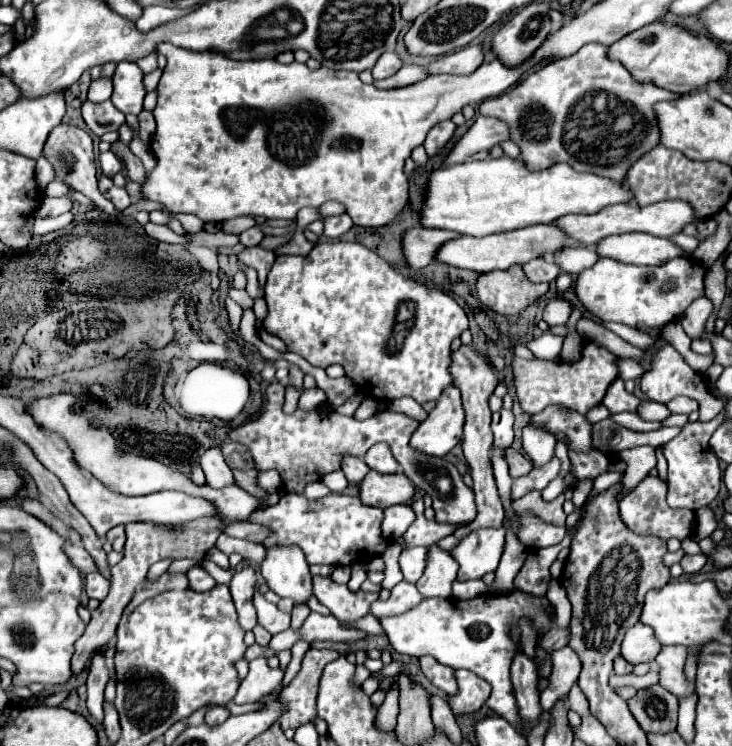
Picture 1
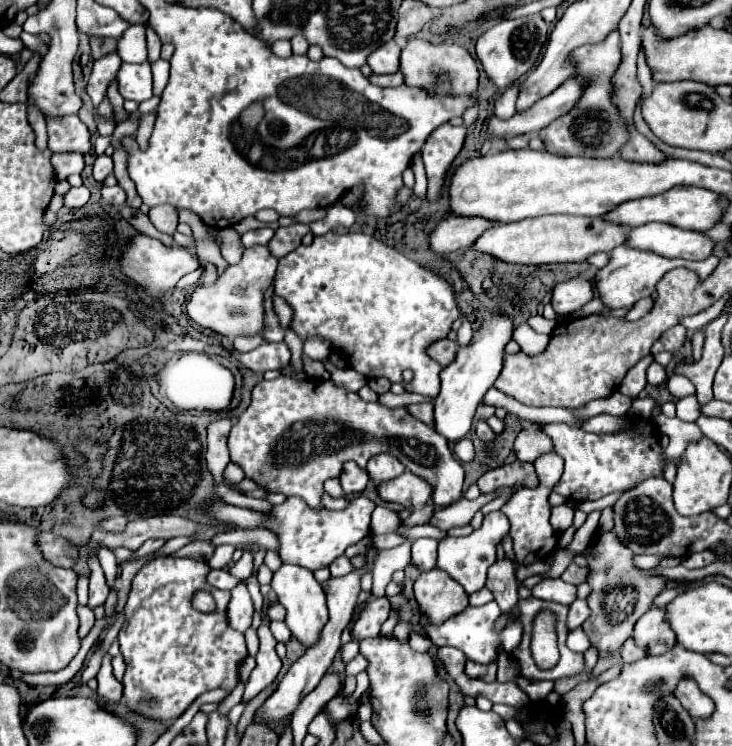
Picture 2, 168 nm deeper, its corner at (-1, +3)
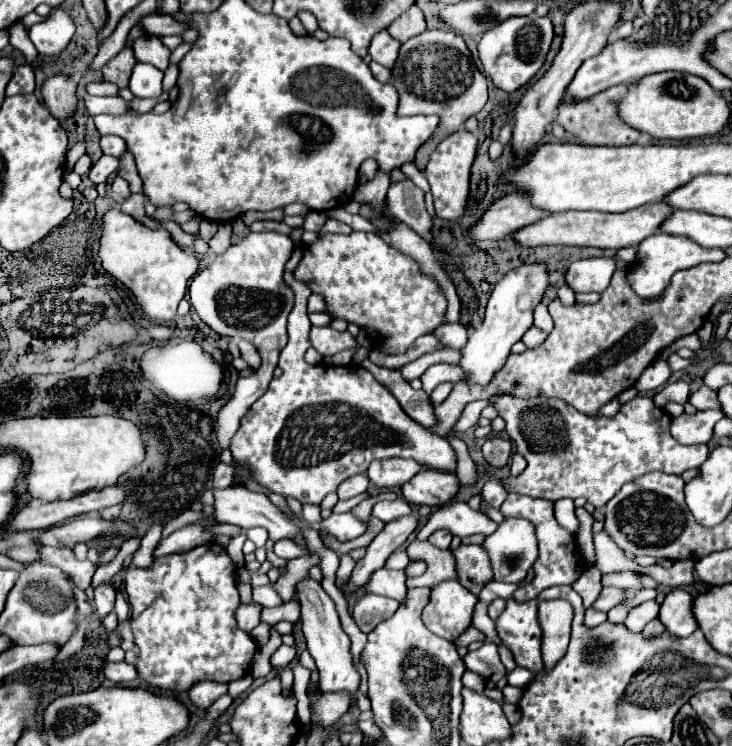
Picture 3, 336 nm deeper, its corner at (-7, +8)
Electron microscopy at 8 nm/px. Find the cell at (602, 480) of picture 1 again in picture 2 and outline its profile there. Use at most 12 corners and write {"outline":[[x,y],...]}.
{"outline":[[544,579],[532,589],[540,599],[570,605],[574,585],[562,579]]}

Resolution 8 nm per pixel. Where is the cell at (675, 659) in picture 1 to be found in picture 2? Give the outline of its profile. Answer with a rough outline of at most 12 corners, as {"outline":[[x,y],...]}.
{"outline":[[690,677],[674,695],[690,717],[706,719],[714,701]]}

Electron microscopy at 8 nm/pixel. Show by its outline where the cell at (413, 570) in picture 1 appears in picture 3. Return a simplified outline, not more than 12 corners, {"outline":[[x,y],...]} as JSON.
{"outline":[[444,530],[436,532],[428,538],[440,550],[448,550],[452,534]]}

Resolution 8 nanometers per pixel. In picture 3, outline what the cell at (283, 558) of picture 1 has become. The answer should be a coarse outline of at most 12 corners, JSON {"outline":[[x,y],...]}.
{"outline":[[310,576],[296,584],[302,632],[322,692],[360,674],[332,598]]}

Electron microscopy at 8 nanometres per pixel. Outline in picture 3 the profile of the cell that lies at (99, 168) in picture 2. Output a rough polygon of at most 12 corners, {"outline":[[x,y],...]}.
{"outline":[[102,156],[90,170],[90,180],[102,184],[118,168],[114,156]]}

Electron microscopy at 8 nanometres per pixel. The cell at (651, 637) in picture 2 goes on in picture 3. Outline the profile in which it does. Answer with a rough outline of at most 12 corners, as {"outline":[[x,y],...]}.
{"outline":[[672,590],[658,620],[672,636],[690,636],[692,594]]}

